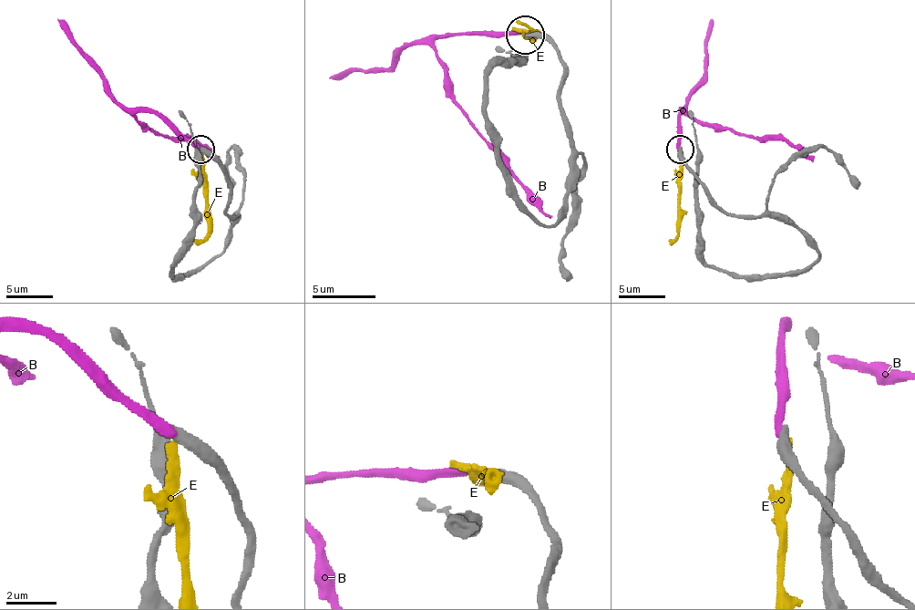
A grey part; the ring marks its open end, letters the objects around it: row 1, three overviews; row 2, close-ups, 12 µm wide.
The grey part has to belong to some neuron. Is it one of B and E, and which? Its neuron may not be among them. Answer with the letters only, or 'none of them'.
none of them

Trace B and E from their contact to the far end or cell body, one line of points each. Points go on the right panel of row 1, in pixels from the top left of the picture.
B: (678, 149), (681, 111), (711, 125), (729, 128), (750, 137), (780, 137), (813, 162)
E: (681, 153), (676, 234), (669, 242)

